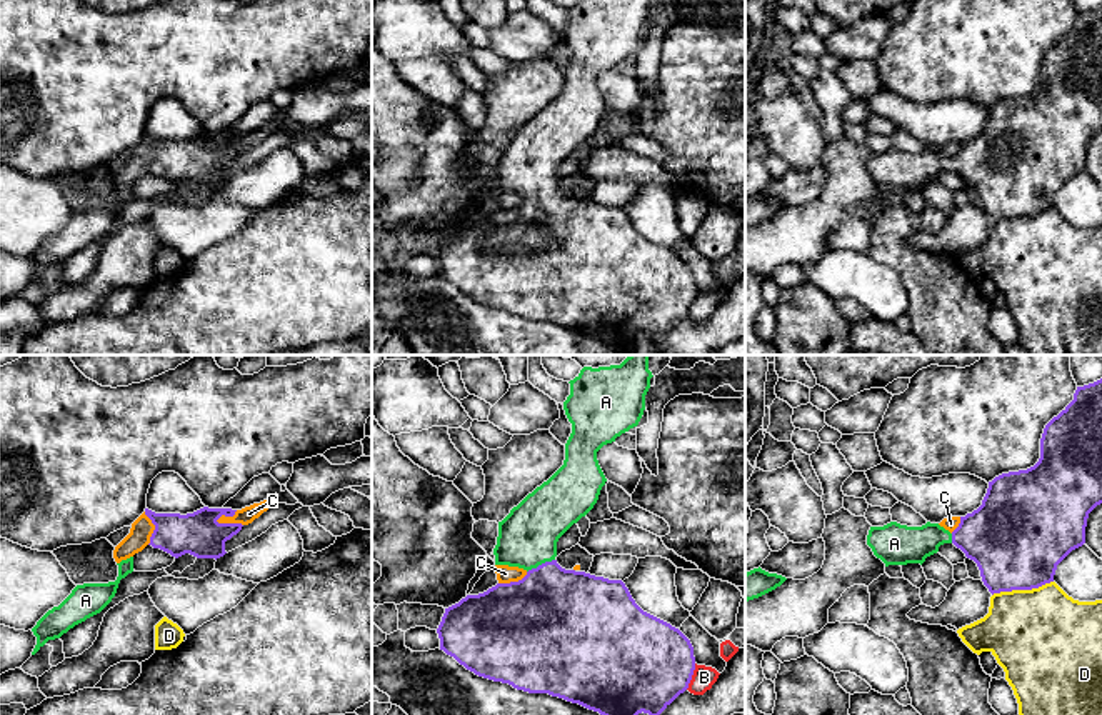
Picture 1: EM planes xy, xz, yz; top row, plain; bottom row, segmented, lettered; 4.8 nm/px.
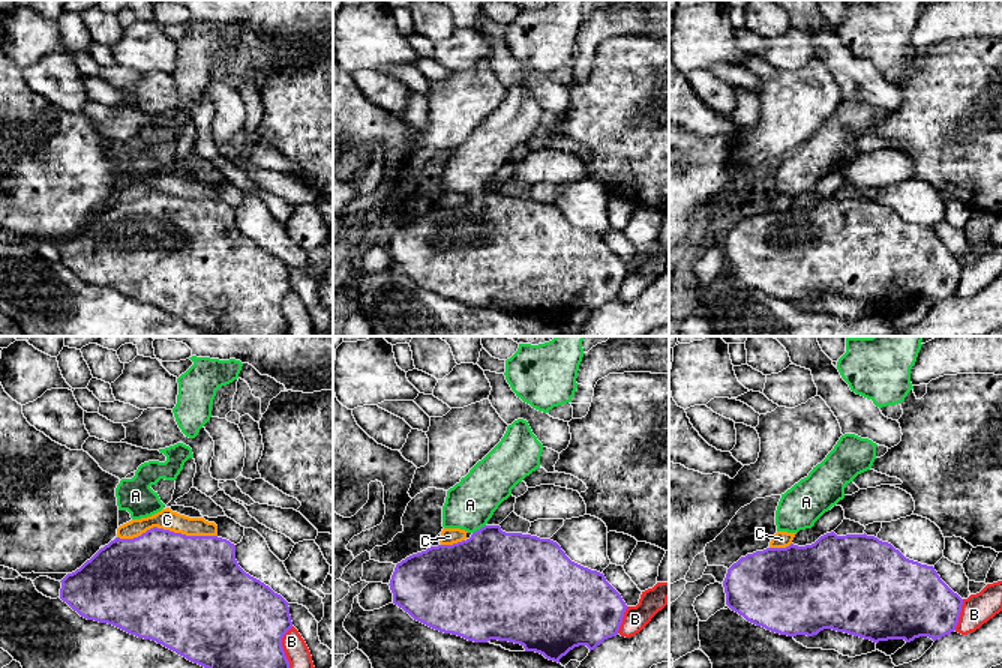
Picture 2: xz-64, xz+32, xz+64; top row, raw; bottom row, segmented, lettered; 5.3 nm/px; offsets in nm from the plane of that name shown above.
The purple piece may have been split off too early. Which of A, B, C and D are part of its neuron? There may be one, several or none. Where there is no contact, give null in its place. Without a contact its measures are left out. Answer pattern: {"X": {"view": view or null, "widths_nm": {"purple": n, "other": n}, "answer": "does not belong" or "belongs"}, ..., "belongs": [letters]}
{"A": {"view": "xz", "widths_nm": {"purple": 460, "other": 280}, "answer": "belongs"}, "B": {"view": "xz", "widths_nm": {"purple": 460, "other": 110}, "answer": "does not belong"}, "C": {"view": "xy", "widths_nm": {"purple": 220, "other": 80}, "answer": "does not belong"}, "D": {"view": "yz", "widths_nm": {"purple": 480, "other": 480}, "answer": "does not belong"}, "belongs": ["A"]}

